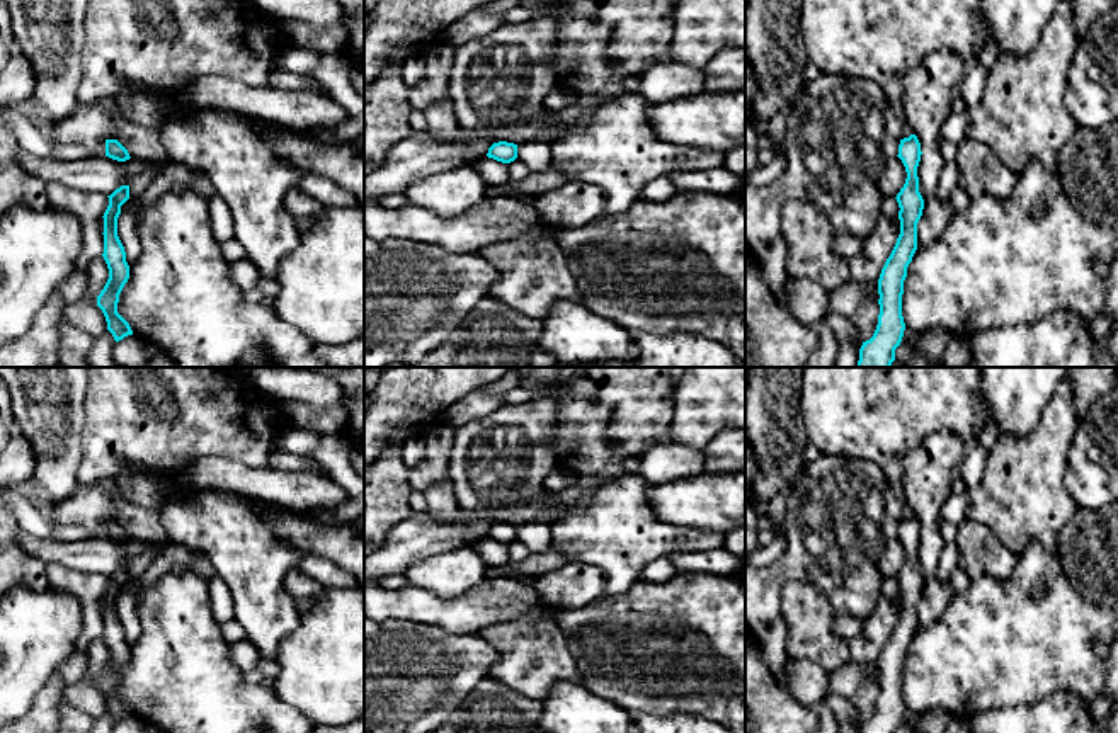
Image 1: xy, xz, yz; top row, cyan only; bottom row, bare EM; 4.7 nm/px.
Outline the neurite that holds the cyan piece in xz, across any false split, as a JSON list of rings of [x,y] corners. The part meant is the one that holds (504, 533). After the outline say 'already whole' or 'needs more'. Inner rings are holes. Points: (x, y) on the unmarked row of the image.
[[[507,522],[493,524],[487,537],[502,544],[511,544],[517,539],[517,526]]] | already whole

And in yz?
[[[916,515],[900,520],[897,537],[907,553],[905,565],[895,578],[900,588],[900,616],[878,660],[880,696],[876,711],[870,721],[863,723],[859,733],[895,733],[904,718],[904,662],[907,658],[907,648],[917,631],[917,604],[924,590],[917,558],[921,536],[921,524]]] | already whole

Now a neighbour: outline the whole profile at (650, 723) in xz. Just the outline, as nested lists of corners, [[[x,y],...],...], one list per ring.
[[[645,714],[636,719],[640,733],[730,733],[725,726],[691,714]]]

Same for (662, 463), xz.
[[[679,442],[655,444],[635,464],[635,469],[650,485],[670,483],[704,473],[704,454]]]

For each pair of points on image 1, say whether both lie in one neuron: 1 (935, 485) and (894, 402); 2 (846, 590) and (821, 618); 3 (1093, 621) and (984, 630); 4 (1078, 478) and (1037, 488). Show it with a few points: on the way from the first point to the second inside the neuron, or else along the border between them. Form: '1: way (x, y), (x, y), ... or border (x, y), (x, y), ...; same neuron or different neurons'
1: border (952, 431), (929, 434), (909, 454), (902, 485); different neurons
2: border (800, 582), (817, 585), (838, 611); different neurons
3: way (1066, 625), (1047, 630), (1011, 630); same neuron
4: border (1071, 443), (1064, 485), (1079, 507); different neurons

